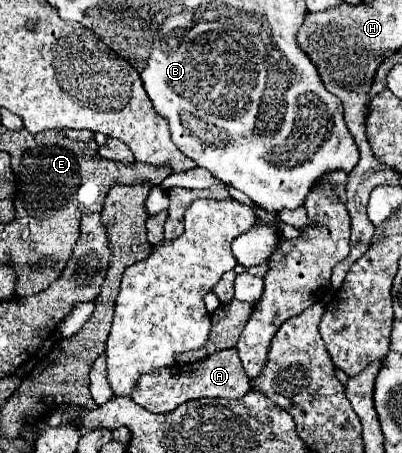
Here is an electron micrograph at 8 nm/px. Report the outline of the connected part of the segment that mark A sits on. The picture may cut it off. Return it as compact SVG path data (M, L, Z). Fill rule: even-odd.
M223 349L217 353L211 353L209 357L195 361L195 363L175 363L169 369L163 369L161 373L145 373L137 381L137 389L133 391L133 401L141 405L143 409L151 413L171 413L181 403L187 403L191 399L201 397L223 397L223 399L239 399L251 391L249 377L245 377L245 369L241 369L241 359L237 355L237 349Z

